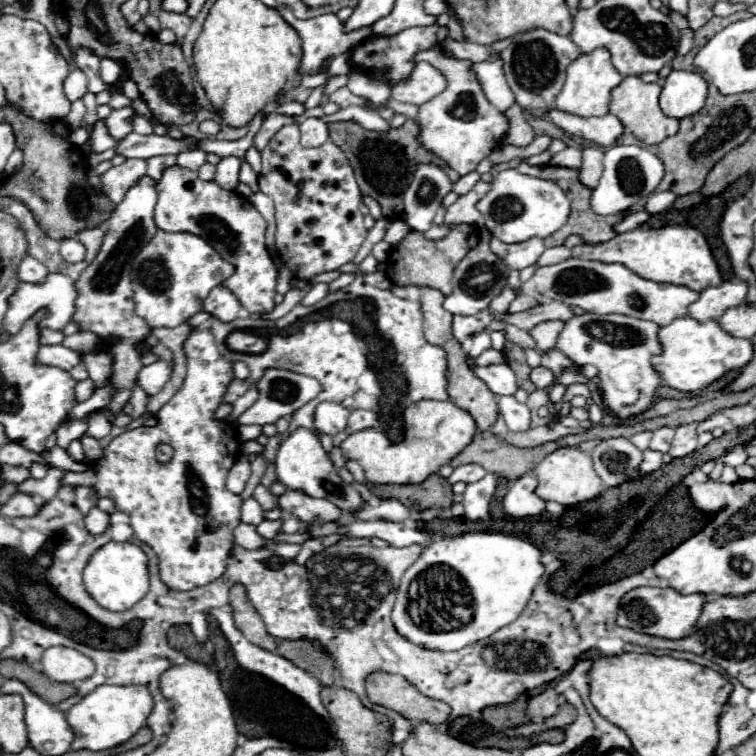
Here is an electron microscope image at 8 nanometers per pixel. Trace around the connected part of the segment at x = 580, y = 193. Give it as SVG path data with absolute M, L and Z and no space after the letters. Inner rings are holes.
M546 164L546 166L518 166L518 170L520 170L522 174L532 174L532 176L536 176L536 178L544 178L544 180L556 182L556 184L568 194L568 198L572 200L572 214L570 214L566 226L562 226L556 234L552 234L552 236L548 236L548 238L544 240L544 244L546 244L548 248L550 248L550 246L564 244L564 240L566 240L570 234L578 234L584 244L602 244L602 242L608 242L608 240L612 240L612 238L616 236L614 226L616 226L626 214L624 214L624 212L620 212L620 214L616 214L616 216L598 216L598 214L594 214L592 208L590 208L592 190L580 182L578 170L574 170L574 168L560 168L560 166L548 166L548 164Z

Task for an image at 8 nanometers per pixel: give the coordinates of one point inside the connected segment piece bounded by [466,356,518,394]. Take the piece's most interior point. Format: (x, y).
(500, 379)

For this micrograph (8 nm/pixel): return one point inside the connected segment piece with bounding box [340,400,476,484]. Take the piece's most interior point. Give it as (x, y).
(436, 431)

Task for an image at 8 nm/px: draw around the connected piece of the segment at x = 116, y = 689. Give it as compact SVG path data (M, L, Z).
M98 686L94 688L88 696L80 698L78 704L74 704L68 712L66 712L66 722L70 724L72 732L74 732L74 742L72 742L72 750L106 750L106 748L114 748L126 740L130 740L146 722L146 718L152 712L152 696L148 694L146 686Z

